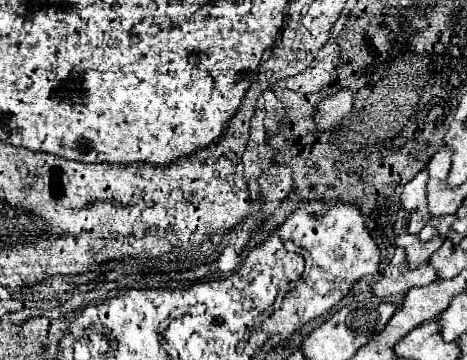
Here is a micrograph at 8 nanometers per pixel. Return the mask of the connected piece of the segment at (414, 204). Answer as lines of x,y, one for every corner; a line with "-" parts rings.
424,168
422,172
416,174
414,180
410,180
404,186
402,208
410,212
410,218
414,214
420,214
420,218
424,218
428,222
430,220
430,212
426,210
426,182
428,182
428,170

